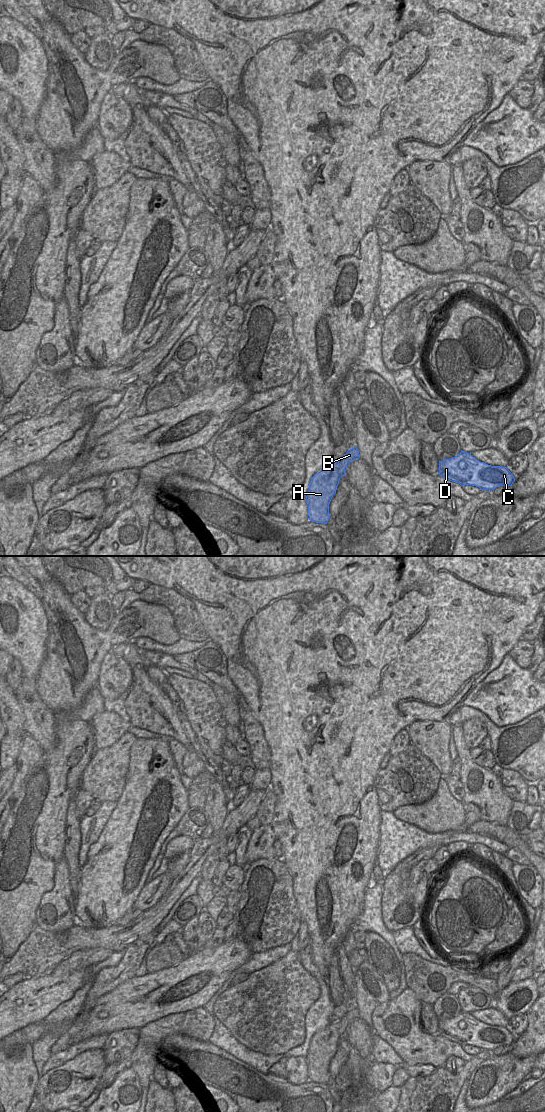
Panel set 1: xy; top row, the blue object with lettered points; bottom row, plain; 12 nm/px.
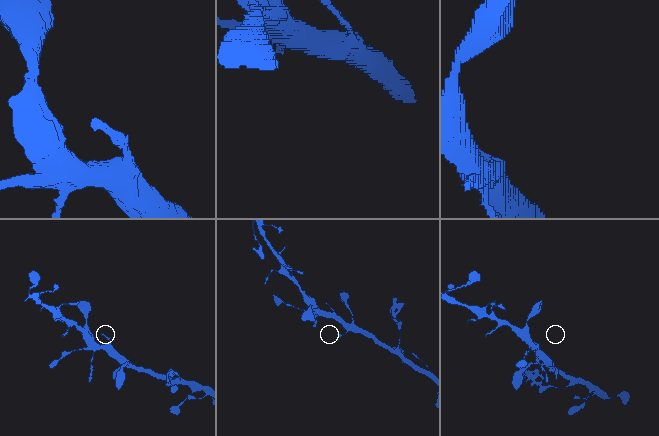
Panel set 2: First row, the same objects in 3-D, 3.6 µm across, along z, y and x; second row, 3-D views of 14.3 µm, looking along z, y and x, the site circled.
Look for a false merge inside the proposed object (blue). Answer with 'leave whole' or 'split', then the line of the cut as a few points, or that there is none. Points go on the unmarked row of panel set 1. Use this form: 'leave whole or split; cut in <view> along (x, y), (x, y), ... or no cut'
leave whole; no cut

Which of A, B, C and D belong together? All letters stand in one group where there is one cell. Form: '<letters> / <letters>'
A B C D

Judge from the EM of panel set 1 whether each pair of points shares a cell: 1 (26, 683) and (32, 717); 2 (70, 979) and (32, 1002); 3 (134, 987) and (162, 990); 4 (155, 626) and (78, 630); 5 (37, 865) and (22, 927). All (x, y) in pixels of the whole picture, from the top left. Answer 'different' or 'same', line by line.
1: same
2: same
3: same
4: same
5: same

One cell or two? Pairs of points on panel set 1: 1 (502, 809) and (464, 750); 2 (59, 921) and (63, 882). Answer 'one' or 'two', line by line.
1: one
2: one

